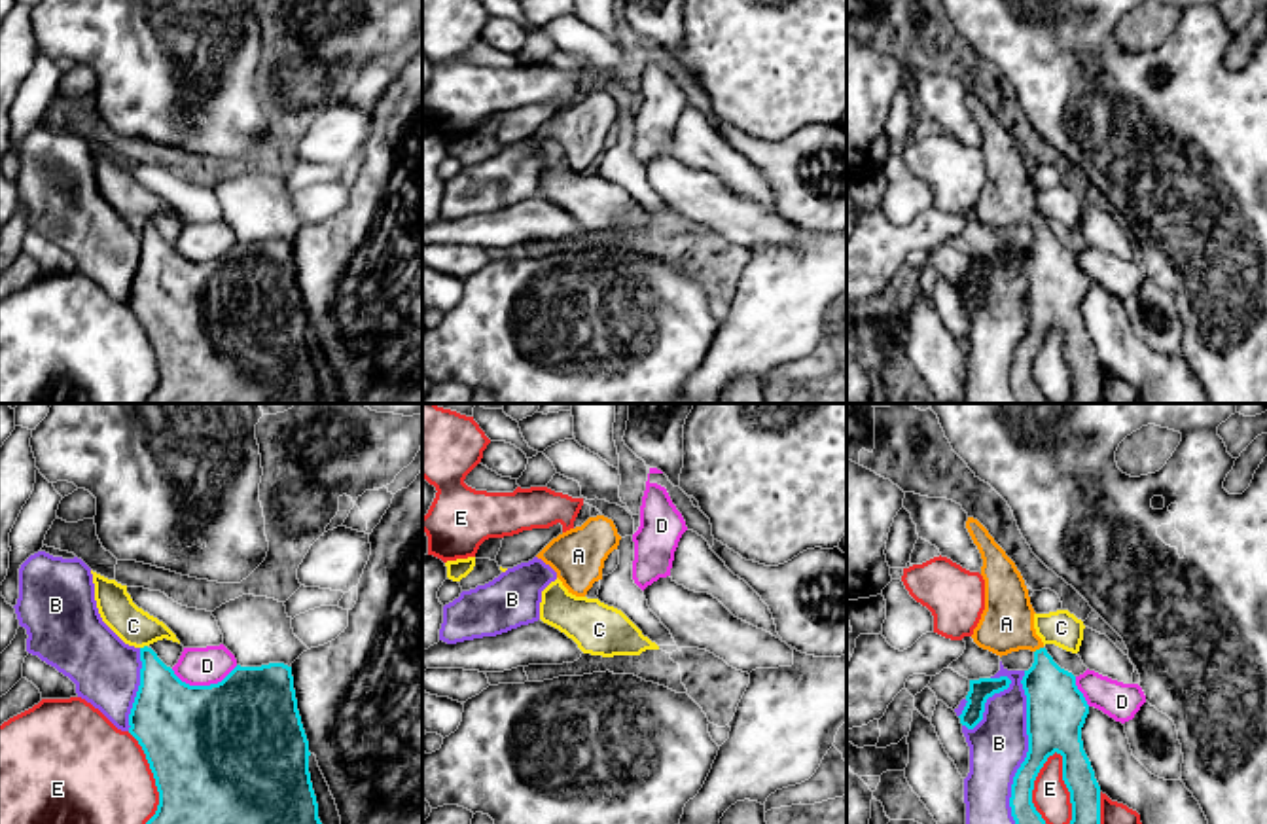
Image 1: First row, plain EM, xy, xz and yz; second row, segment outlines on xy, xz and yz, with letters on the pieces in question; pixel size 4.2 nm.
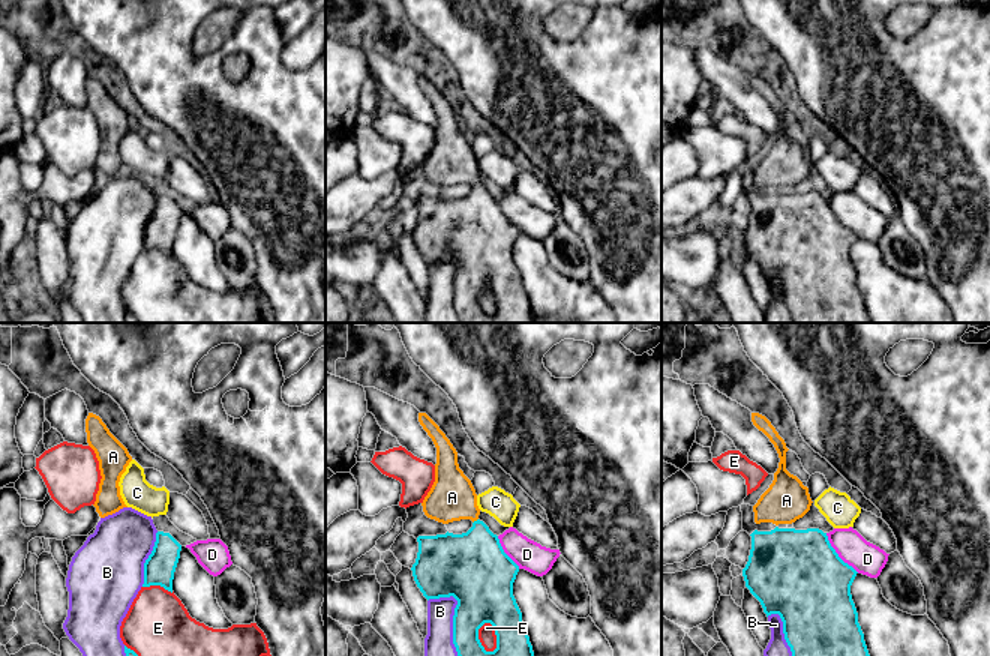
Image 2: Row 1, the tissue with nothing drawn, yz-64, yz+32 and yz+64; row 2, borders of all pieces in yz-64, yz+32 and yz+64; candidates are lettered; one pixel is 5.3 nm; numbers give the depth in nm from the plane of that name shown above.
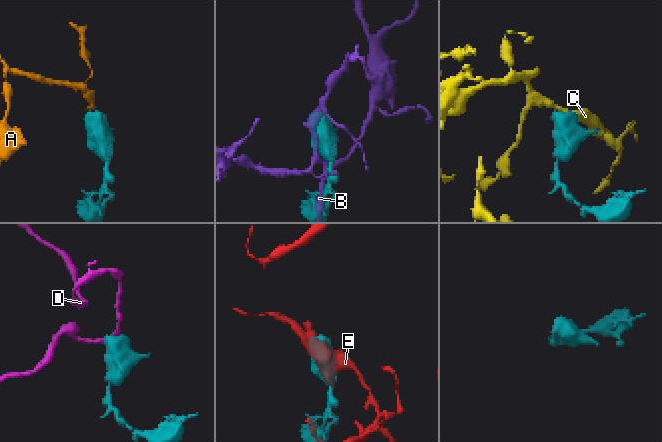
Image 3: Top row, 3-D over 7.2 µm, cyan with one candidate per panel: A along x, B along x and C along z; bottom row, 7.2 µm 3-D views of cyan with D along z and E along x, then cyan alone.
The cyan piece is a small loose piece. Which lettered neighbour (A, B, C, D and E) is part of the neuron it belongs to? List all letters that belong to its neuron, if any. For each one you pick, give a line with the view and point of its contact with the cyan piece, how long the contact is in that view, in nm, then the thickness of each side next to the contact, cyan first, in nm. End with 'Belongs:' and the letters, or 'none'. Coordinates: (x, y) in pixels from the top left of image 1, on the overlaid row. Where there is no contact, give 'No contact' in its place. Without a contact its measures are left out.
A: Touches cyan at yz (1040, 648). Shared border 50 nm. Thickness 240 nm (cyan) against 220 nm
Belongs: A

